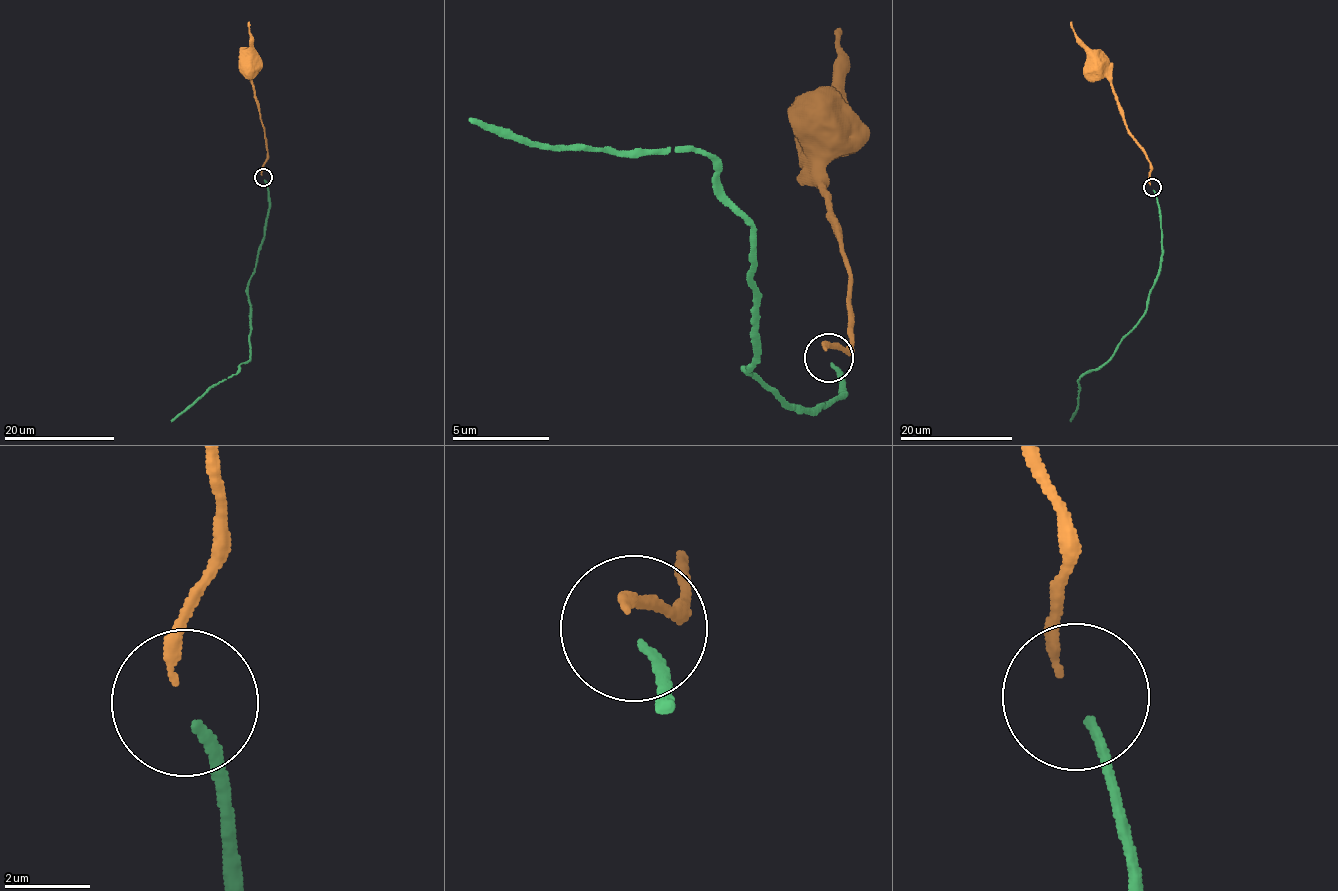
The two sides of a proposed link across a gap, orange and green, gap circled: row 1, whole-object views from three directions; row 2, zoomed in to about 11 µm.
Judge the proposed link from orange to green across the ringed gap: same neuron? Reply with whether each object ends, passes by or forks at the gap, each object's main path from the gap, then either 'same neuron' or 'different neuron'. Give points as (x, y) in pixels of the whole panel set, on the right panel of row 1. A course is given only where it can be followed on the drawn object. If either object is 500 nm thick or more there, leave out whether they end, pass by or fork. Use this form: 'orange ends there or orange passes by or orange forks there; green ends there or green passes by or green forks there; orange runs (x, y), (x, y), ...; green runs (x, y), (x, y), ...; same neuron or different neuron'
orange ends there; green ends there; orange runs (1150, 185), (1145, 150), (1127, 127), (1111, 80), (1103, 67), (1098, 68); green runs (1154, 189), (1161, 229), (1159, 276), (1149, 295), (1146, 312), (1115, 352), (1078, 379), (1077, 409), (1070, 420); same neuron

